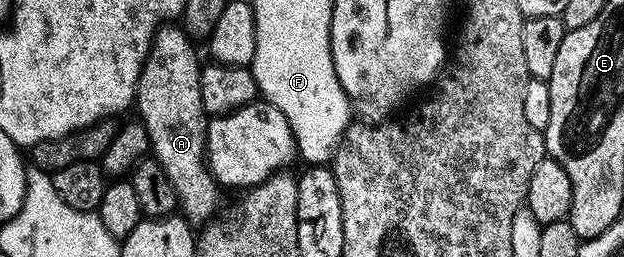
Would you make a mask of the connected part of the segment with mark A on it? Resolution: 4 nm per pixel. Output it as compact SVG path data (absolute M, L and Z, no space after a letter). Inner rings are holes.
M181 26L159 27L138 78L136 111L138 107L137 118L148 129L153 158L158 160L164 173L168 173L168 181L172 181L176 189L181 214L191 224L202 225L215 214L220 185L210 174L206 161L208 116L200 101L202 67L193 46Z

